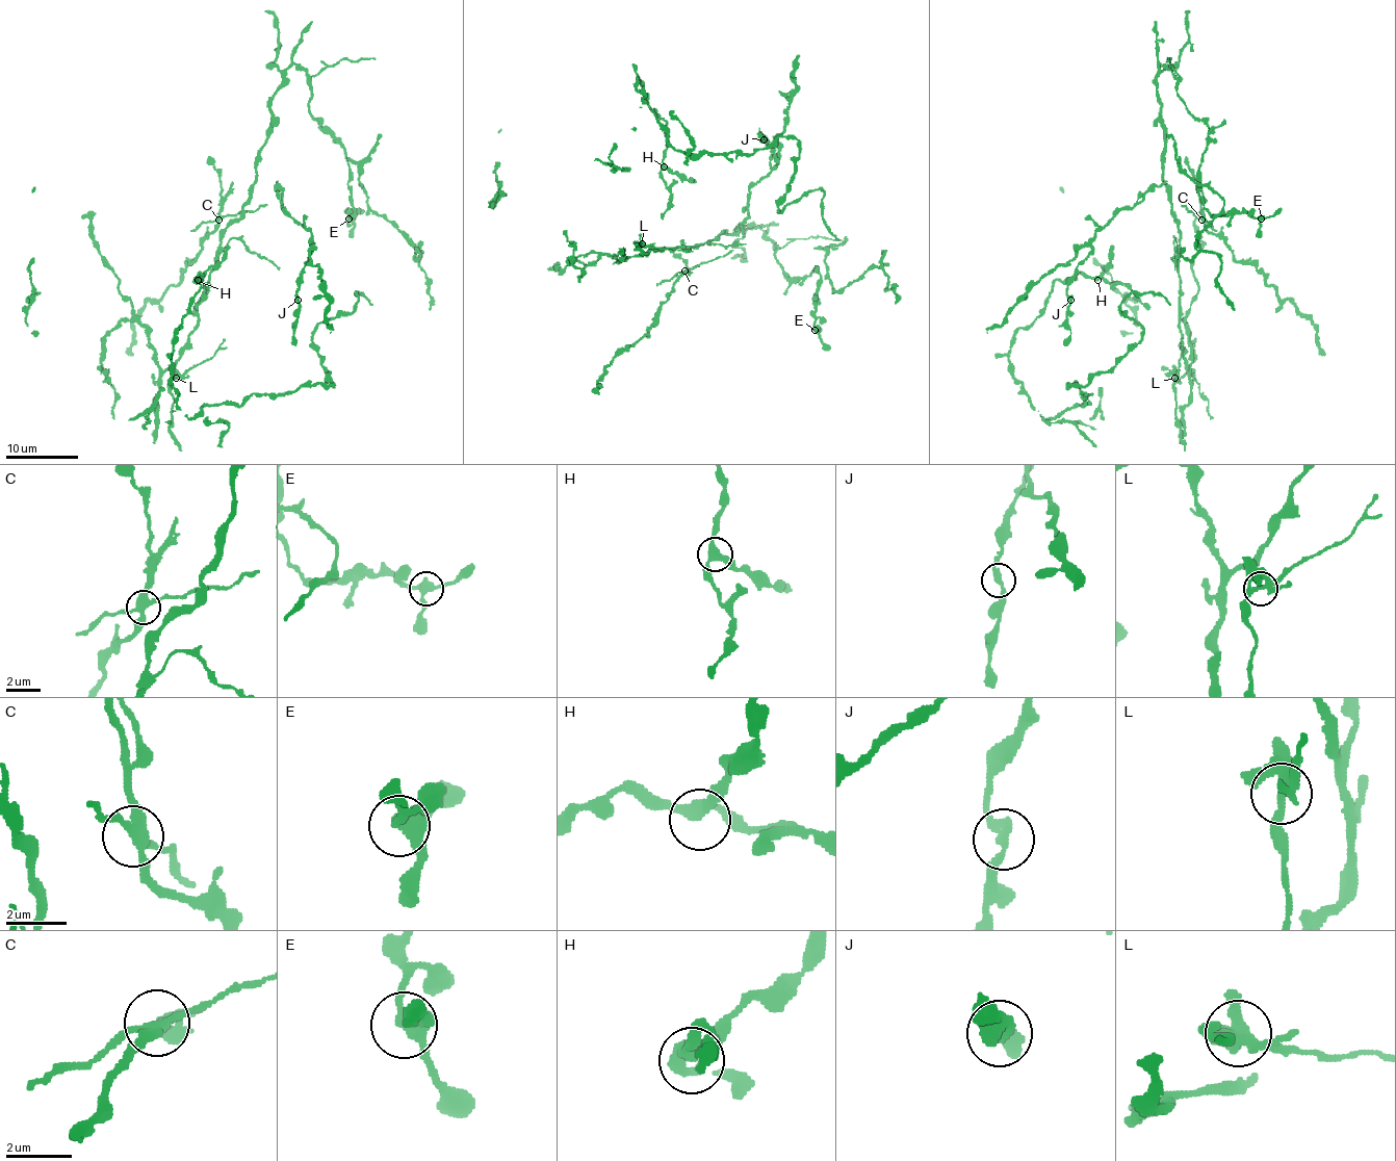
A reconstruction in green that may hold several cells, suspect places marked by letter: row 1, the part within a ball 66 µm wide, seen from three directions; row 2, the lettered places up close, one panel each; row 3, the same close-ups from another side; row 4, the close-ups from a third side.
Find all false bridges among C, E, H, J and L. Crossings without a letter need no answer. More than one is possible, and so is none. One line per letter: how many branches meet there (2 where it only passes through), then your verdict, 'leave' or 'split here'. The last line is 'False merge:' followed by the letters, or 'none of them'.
C: branches 4; split here
E: branches 3; leave
H: branches 3; leave
J: branches 2; leave
L: branches 5; leave
False merge: C

